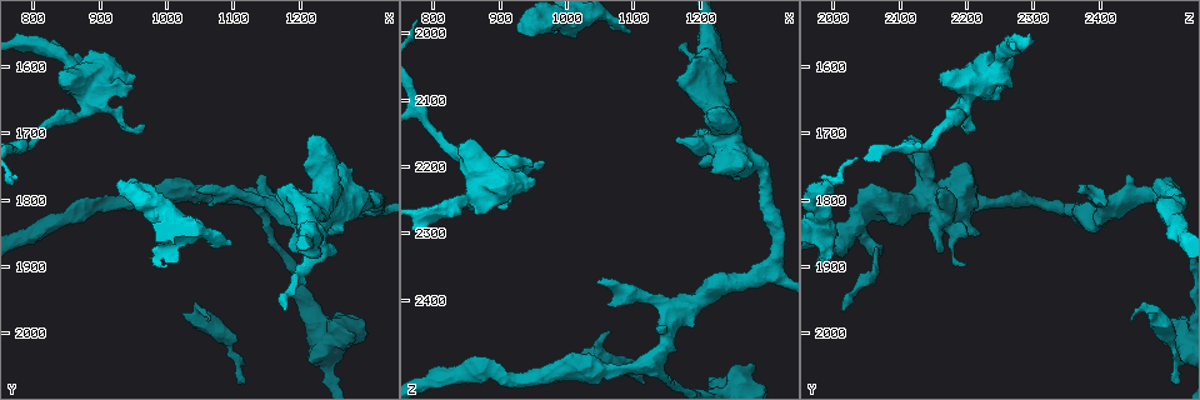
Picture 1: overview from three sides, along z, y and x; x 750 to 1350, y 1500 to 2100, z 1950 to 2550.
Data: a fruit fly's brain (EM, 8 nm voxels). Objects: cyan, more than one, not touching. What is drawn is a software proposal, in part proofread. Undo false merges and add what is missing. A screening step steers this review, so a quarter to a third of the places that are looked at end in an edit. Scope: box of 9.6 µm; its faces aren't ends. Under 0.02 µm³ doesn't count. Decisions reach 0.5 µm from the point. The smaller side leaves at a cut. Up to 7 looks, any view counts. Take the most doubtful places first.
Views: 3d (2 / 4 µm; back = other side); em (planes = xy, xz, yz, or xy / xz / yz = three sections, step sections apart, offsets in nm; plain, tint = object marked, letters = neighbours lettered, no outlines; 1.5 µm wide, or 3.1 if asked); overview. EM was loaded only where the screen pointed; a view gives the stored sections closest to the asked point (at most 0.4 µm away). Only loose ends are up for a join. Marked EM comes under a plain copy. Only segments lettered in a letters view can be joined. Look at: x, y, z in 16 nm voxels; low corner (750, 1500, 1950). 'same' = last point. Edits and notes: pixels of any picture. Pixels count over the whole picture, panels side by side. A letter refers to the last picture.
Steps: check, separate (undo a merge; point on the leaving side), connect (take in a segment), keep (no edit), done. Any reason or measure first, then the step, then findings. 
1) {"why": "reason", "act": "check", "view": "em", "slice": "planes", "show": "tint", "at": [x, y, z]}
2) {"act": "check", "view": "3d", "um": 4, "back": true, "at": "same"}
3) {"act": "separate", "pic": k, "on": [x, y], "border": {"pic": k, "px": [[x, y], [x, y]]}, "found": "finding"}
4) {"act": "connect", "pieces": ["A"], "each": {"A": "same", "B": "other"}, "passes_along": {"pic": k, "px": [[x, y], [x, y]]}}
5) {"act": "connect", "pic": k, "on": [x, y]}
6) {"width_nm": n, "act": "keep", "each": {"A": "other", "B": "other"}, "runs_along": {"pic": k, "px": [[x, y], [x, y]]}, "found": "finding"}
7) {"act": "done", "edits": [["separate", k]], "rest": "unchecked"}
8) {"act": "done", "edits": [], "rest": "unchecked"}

{"why": "an open end", "act": "check", "view": "3d", "um": 4, "at": [1100, 1870, 1995]}

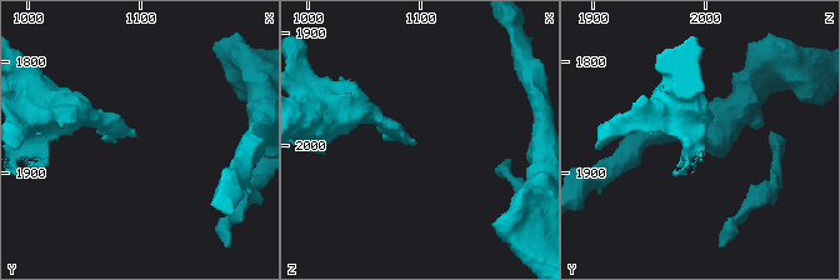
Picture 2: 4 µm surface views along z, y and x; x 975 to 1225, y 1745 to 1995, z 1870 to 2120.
{"act": "check", "view": "em", "slice": "planes", "show": "letters", "at": [1096, 1868, 1998]}

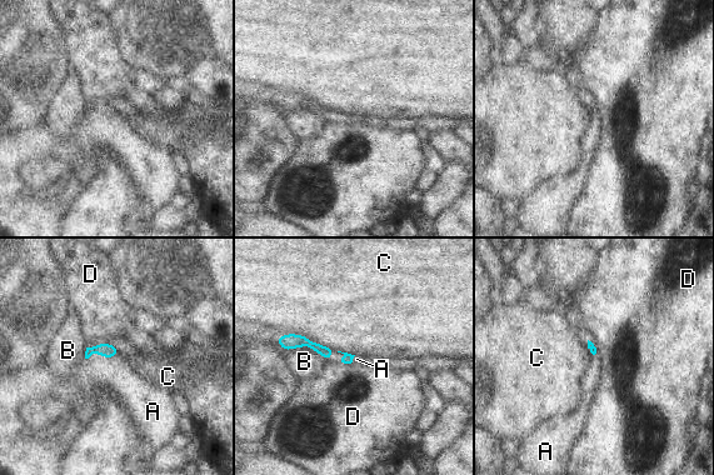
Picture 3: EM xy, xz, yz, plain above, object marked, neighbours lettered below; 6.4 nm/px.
{"longest_contact_nm": ["B", 260], "act": "connect", "pieces": ["A"], "each": {"A": "same", "B": "other", "C": "other", "D": "other"}, "passes_along": {"pic": 3, "px": [[105, 350], [110, 356], [120, 378]]}, "found": "the neuron continues"}

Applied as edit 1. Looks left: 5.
{"why": "stops while still wide", "act": "check", "view": "em", "slice": "xy", "step": 8, "show": "tint", "at": [850, 1610, 2165]}

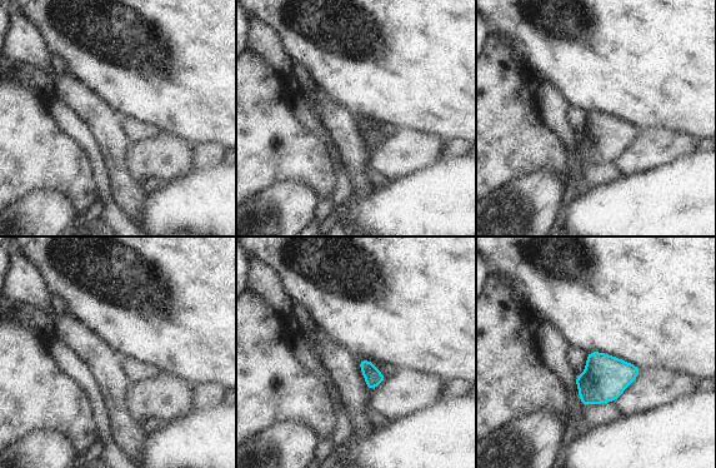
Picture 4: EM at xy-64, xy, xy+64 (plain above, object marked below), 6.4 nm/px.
{"act": "check", "view": "em", "slice": "yz", "step": 8, "show": "letters", "at": "same"}

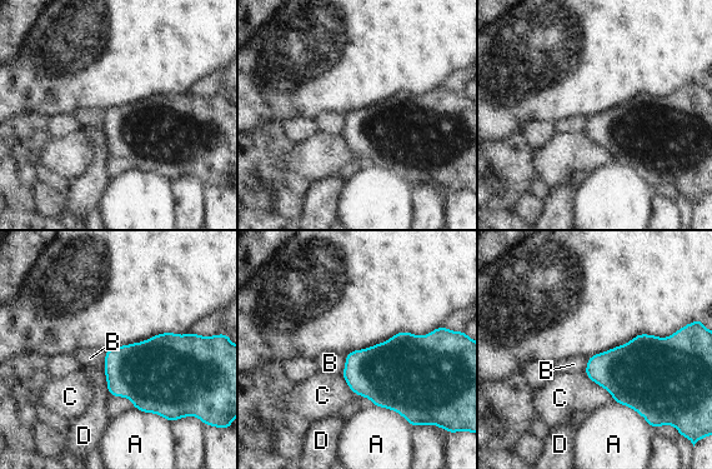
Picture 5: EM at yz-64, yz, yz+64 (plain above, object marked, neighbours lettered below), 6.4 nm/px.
{"act": "keep", "each": {"A": "other", "B": "other", "C": "other", "D": "other"}, "border": {"pic": 5, "px": [[103, 368], [106, 390], [110, 394]]}, "found": "no lettered segment goes on from it"}

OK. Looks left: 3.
{"act": "check", "view": "em", "slice": "xz", "step": 4, "show": "letters", "at": [950, 1615, 2220]}

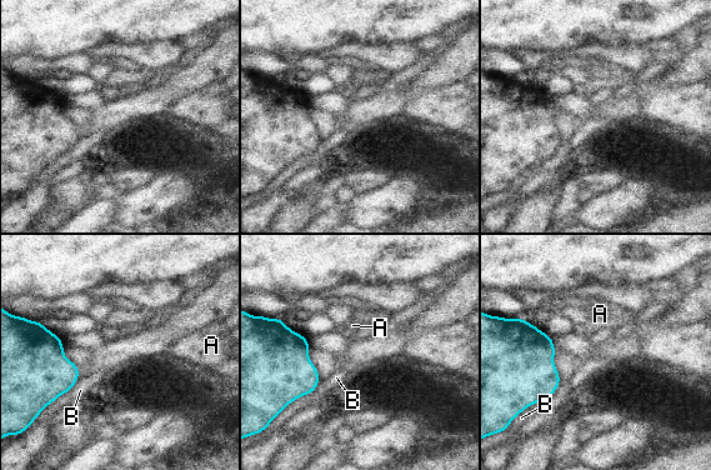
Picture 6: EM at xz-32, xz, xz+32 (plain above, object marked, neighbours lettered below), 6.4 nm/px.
{"act": "keep", "each": {"A": "other", "B": "other"}, "border": {"pic": 6, "px": [[320, 379], [311, 391], [294, 401]]}, "found": "none of them fits"}

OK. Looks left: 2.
{"act": "done", "edits": [["connect", 3]], "rest": "unchecked"}

